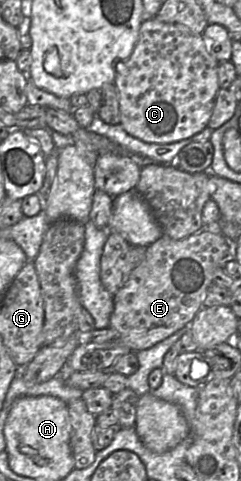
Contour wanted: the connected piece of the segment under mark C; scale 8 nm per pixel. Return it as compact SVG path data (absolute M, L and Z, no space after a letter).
M156 17L143 21L139 29L138 40L130 56L116 66L116 77L114 84L118 90L120 124L124 130L131 136L148 143L169 144L189 138L208 126L210 117L215 105L217 92L219 91L219 82L217 69L220 62L212 57L203 41L202 34L193 33L187 26L180 23L166 23L159 21Z

